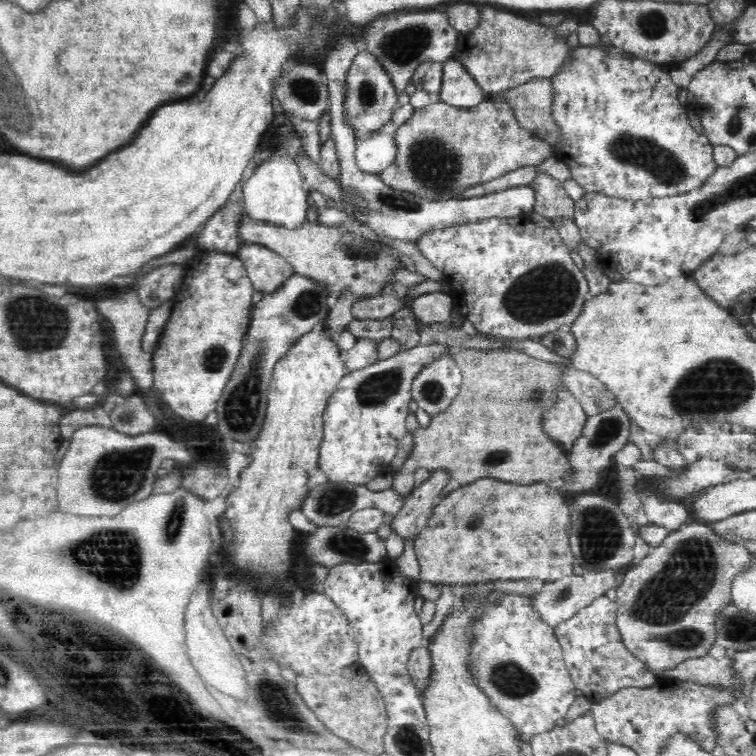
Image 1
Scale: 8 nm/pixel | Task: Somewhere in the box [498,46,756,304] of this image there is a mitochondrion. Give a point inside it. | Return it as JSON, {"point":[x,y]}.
{"point":[665,166]}

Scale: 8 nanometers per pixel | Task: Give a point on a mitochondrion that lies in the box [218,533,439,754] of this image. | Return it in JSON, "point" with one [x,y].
{"point":[278,707]}

